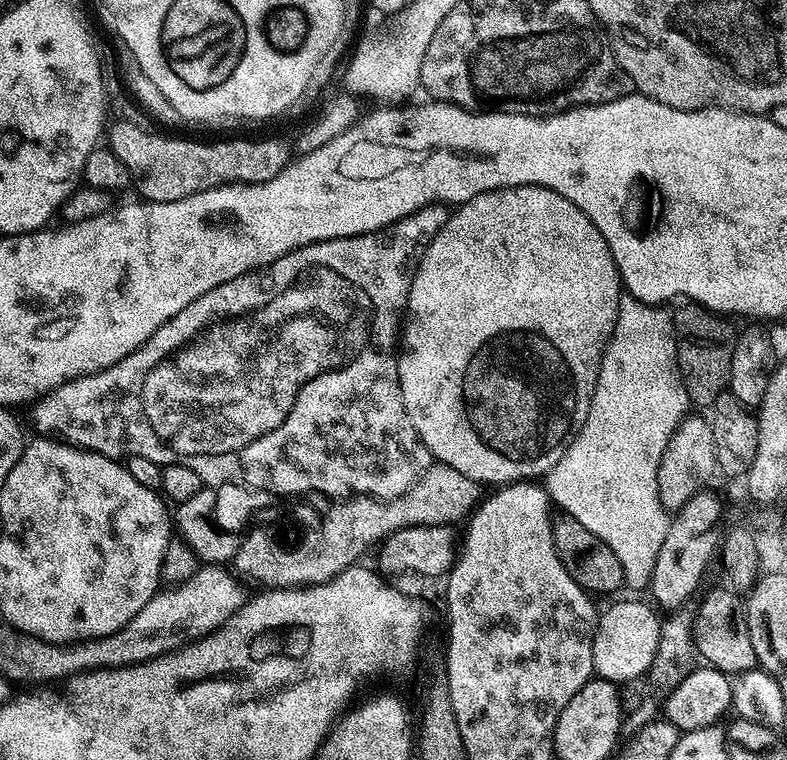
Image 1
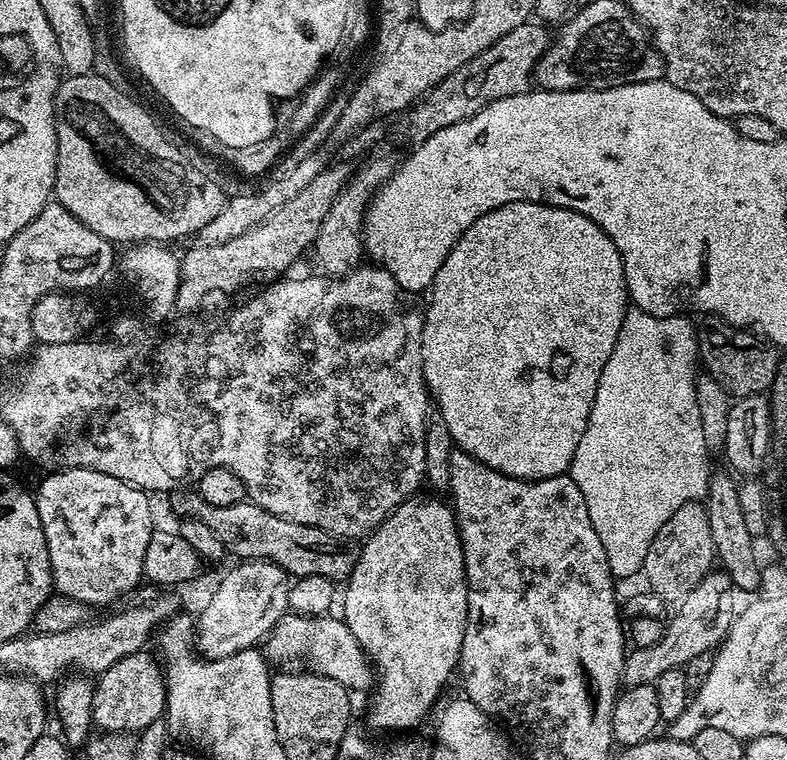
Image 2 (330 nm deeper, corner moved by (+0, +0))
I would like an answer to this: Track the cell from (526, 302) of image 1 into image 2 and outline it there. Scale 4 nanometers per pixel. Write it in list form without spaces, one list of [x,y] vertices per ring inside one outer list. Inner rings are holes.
[[[515,200],[482,214],[465,230],[450,254],[446,254],[446,262],[442,262],[434,278],[428,298],[428,308],[426,304],[423,309],[422,370],[435,411],[442,414],[453,445],[459,451],[478,458],[478,462],[495,472],[513,476],[515,480],[545,480],[565,475],[571,469],[574,450],[578,450],[578,442],[582,442],[582,434],[588,425],[594,394],[598,390],[598,378],[602,378],[602,366],[606,366],[606,358],[610,358],[610,350],[614,350],[614,342],[618,342],[622,318],[630,307],[622,258],[614,242],[610,242],[607,234],[590,222],[590,218],[574,210]]]

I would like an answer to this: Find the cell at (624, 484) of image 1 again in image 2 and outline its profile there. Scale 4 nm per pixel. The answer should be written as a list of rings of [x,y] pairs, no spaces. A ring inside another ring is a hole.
[[[632,306],[622,318],[622,330],[618,330],[618,342],[614,342],[614,350],[610,350],[610,358],[606,358],[606,366],[602,366],[602,378],[598,378],[598,390],[594,394],[594,406],[590,410],[590,418],[586,430],[582,434],[582,442],[578,442],[578,450],[574,450],[574,458],[570,475],[572,481],[582,490],[582,498],[586,498],[586,506],[590,510],[590,522],[598,538],[602,542],[602,550],[606,550],[608,565],[613,577],[632,575],[641,571],[646,558],[646,550],[650,550],[650,542],[666,526],[670,514],[682,506],[700,502],[708,495],[708,478],[710,453],[706,446],[706,438],[702,438],[702,418],[698,414],[696,401],[696,378],[698,375],[698,332],[692,329],[687,315],[655,316],[646,310]]]

